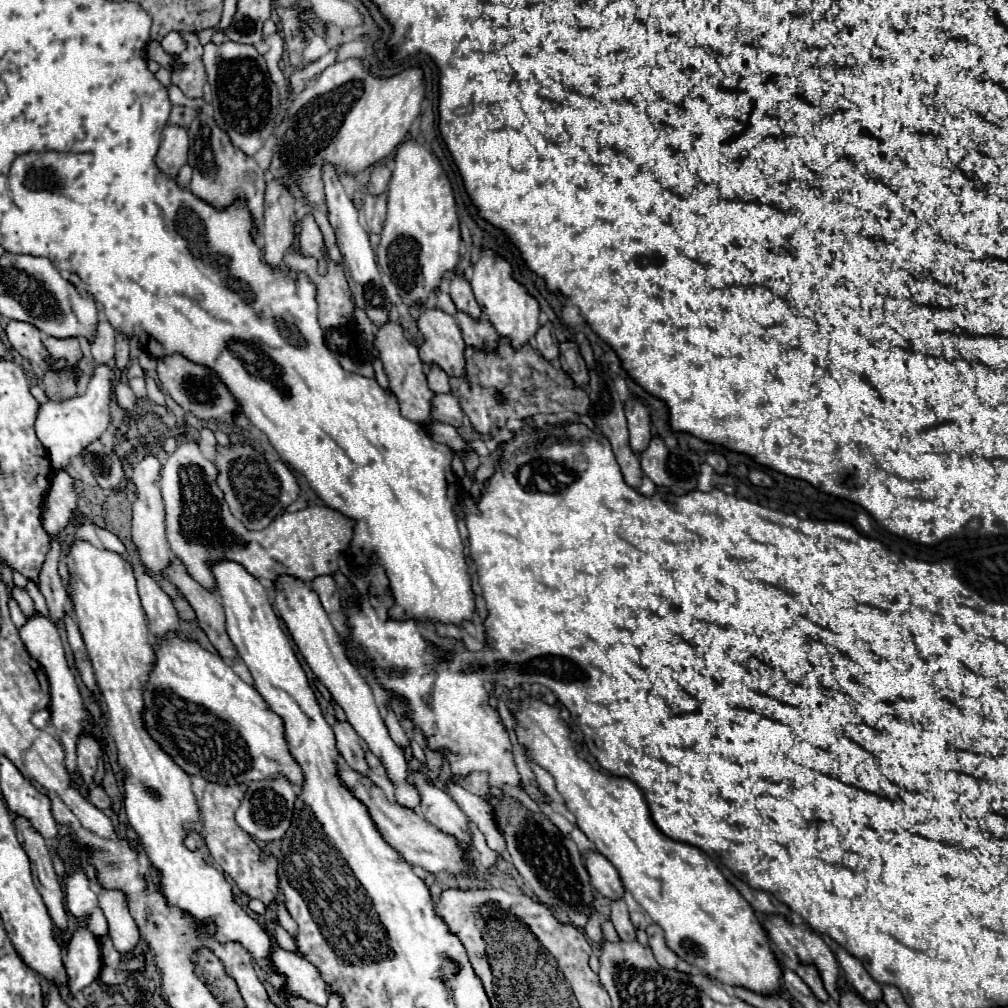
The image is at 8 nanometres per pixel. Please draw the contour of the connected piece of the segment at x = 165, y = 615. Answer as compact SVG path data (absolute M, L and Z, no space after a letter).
M146 570L136 574L138 580L138 594L142 600L142 608L148 618L148 630L152 636L162 638L168 630L178 630L178 616L176 608L172 608L172 600L160 588L160 584L150 576Z

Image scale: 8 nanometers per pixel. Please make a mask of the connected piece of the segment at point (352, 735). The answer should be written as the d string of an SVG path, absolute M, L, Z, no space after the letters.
M336 722L332 728L334 728L334 734L336 734L336 746L338 746L344 762L352 770L368 776L370 768L368 768L368 762L366 762L366 752L362 748L360 736L354 732L354 728L348 722Z

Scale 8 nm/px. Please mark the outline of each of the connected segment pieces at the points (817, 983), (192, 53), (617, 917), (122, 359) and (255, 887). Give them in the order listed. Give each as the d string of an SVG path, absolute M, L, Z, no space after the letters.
M800 964L798 968L796 968L796 974L810 986L810 990L814 992L814 996L820 1000L820 1002L828 1002L828 992L824 990L824 986L822 986L822 980L820 980L820 974L818 974L818 970L814 968L814 966L804 966L804 964Z
M192 32L182 34L188 42L188 48L180 54L180 60L184 62L184 70L172 72L172 82L186 94L186 96L202 96L204 86L204 66L202 66L202 44L198 42L198 36Z
M624 900L612 902L612 924L624 942L632 942L636 938L636 926L630 920L630 912Z
M124 334L116 336L116 368L124 370L128 366L128 338Z
M206 784L204 796L200 800L200 810L202 810L202 824L204 824L204 840L210 850L212 860L232 876L232 880L238 884L238 888L248 894L250 898L262 900L266 906L276 900L278 892L278 876L276 876L276 858L270 856L268 860L260 858L258 846L254 840L244 832L236 820L234 812L238 804L242 802L246 792L246 784L238 786L220 786L220 784Z

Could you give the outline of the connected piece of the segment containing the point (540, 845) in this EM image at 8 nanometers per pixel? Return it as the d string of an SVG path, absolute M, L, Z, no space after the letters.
M498 792L496 796L502 802L502 808L496 810L496 820L506 836L506 844L508 844L506 850L516 870L544 906L566 908L570 924L576 928L584 928L592 914L594 898L598 892L596 888L592 888L588 870L584 868L582 852L570 838L562 836L560 830L550 822L550 818L544 816L540 810L532 812L524 808L522 802L518 802L516 798Z

